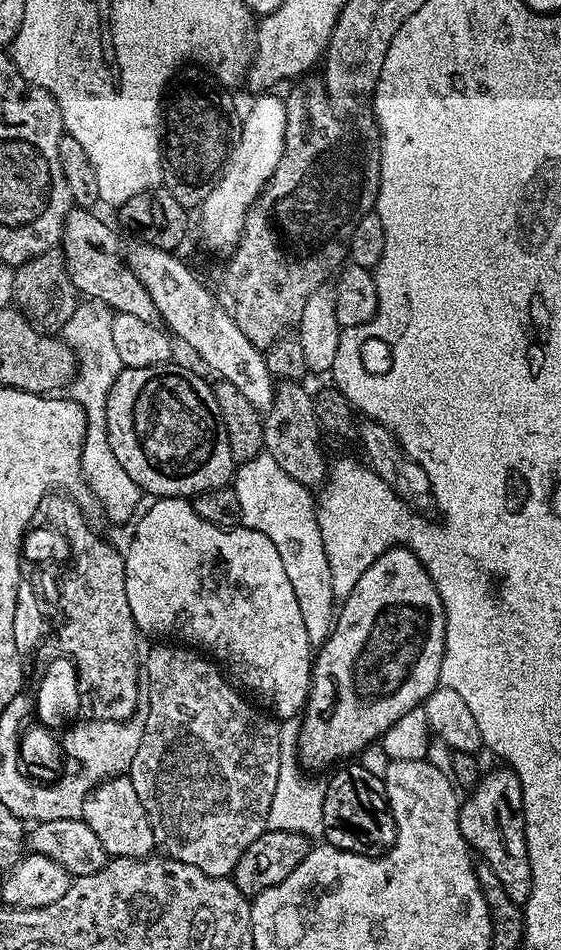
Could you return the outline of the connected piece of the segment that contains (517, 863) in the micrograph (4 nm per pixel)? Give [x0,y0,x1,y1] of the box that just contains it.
[458,766,532,906]

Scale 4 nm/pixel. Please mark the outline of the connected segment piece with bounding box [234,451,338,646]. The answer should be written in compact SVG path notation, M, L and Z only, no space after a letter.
M265 451L235 469L234 487L243 527L266 534L266 538L278 546L278 558L282 558L286 578L290 578L290 586L294 586L294 594L298 597L306 638L310 638L313 646L324 644L336 623L338 602L334 598L334 586L330 584L330 562L326 562L322 530L318 530L317 501L313 493L304 484L294 482L294 478Z

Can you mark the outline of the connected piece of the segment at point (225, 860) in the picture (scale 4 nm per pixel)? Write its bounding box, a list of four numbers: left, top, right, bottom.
[126,642,281,877]

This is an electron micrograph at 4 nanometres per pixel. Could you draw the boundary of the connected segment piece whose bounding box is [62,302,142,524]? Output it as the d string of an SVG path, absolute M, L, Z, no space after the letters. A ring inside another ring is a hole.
M77 303L74 314L62 330L62 339L75 350L78 361L76 376L70 385L70 399L86 416L86 438L82 442L80 474L92 491L92 497L96 499L102 516L104 512L110 523L124 524L141 511L142 493L134 478L130 478L130 474L126 474L122 466L118 466L118 458L114 458L114 450L110 450L110 438L106 430L106 398L118 374L125 369L122 358L118 358L118 349L114 346L112 318L113 313L105 304Z

